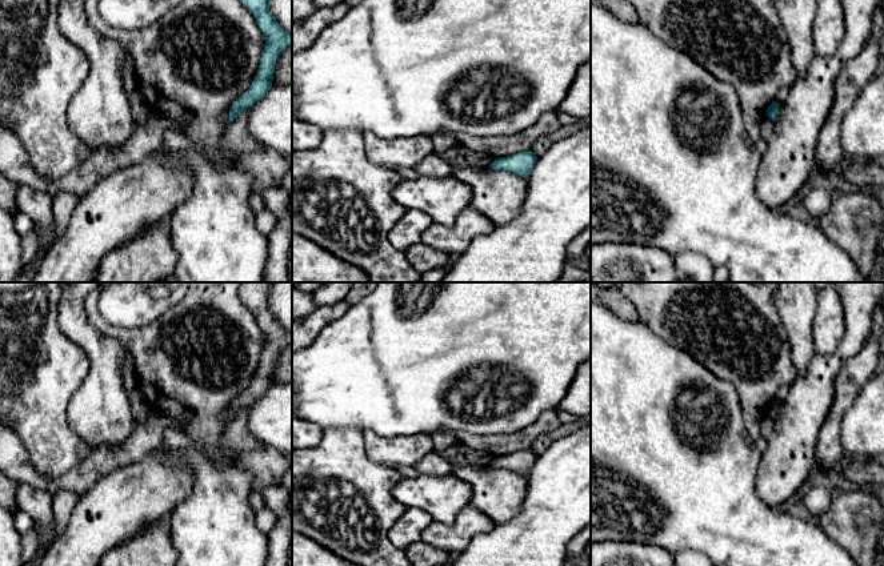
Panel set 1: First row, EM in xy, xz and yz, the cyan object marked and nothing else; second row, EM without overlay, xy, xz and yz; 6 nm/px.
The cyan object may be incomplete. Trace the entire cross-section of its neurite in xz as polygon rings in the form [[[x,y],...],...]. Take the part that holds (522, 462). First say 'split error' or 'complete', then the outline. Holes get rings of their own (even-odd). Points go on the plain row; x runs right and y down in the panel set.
complete; [[[520,450],[508,455],[499,455],[488,465],[495,469],[507,469],[528,477],[537,455],[531,450]]]

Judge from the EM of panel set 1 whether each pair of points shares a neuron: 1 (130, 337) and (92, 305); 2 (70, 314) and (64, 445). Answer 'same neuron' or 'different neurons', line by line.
1: same neuron
2: different neurons

